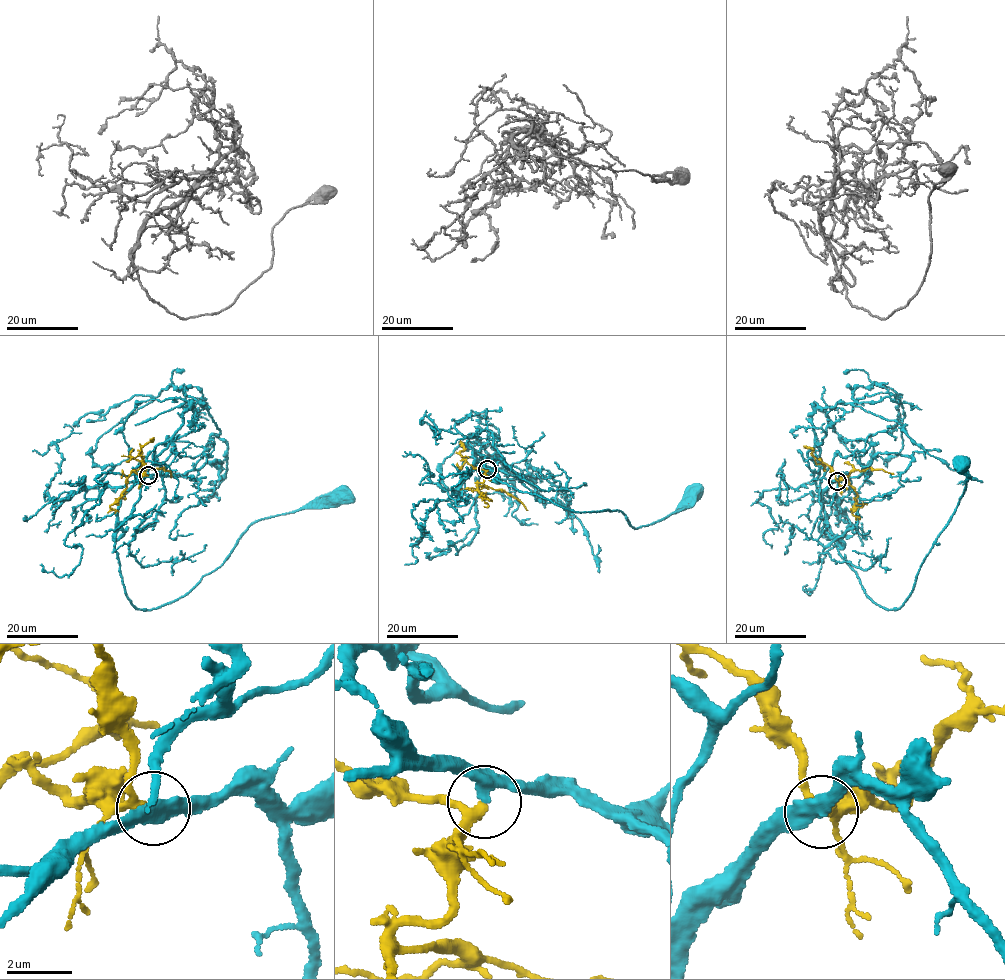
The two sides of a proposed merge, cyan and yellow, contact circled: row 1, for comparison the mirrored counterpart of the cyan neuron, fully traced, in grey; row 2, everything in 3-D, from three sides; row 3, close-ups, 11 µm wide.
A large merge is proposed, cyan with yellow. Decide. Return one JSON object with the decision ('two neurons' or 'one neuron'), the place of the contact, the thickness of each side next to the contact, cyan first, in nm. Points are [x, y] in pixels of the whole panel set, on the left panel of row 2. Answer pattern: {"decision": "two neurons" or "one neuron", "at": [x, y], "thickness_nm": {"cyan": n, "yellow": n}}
{"decision": "one neuron", "at": [148, 475], "thickness_nm": {"cyan": 360, "yellow": 240}}

